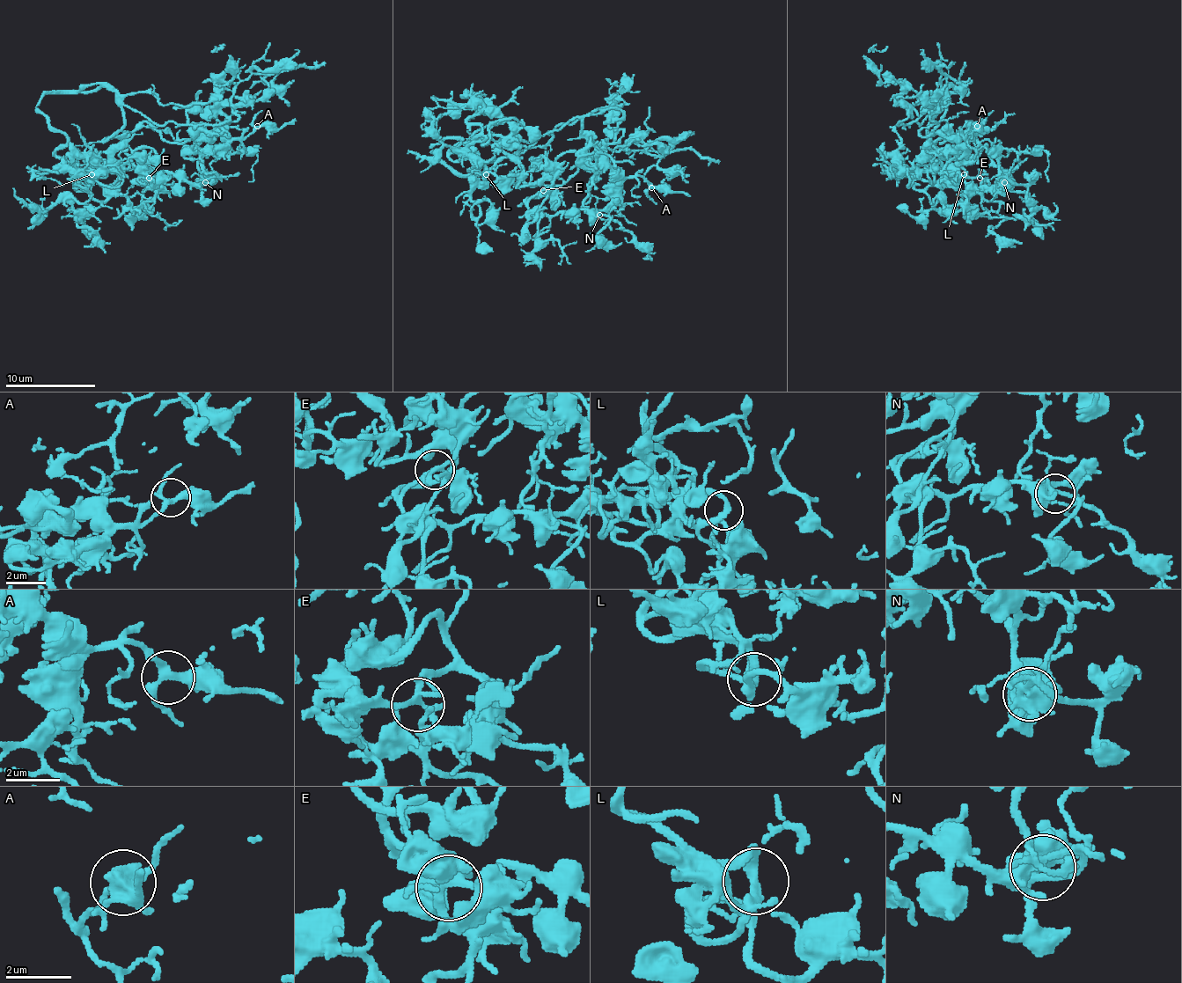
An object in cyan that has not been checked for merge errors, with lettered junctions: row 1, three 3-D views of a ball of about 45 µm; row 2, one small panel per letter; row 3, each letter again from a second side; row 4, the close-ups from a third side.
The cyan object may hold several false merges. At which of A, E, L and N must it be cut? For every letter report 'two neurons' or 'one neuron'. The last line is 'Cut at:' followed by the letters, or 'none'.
A: one neuron
E: one neuron
L: one neuron
N: one neuron
Cut at: none

